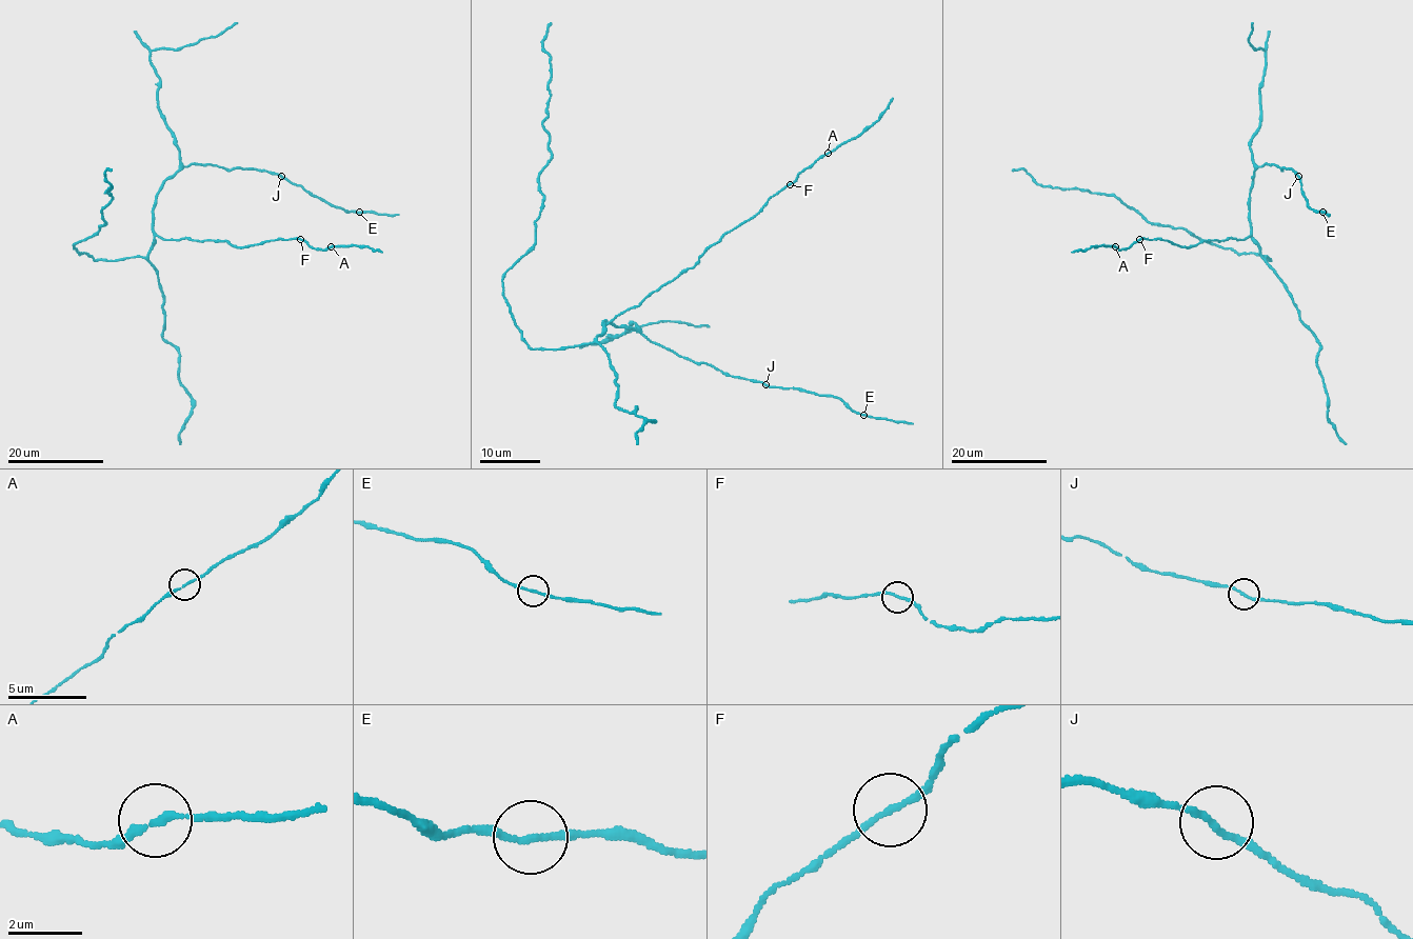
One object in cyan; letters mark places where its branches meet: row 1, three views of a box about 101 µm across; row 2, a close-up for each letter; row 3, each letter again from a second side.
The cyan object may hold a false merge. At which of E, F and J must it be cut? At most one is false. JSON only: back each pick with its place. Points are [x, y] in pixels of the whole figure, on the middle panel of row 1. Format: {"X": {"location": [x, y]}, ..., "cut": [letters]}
{"cut": []}

